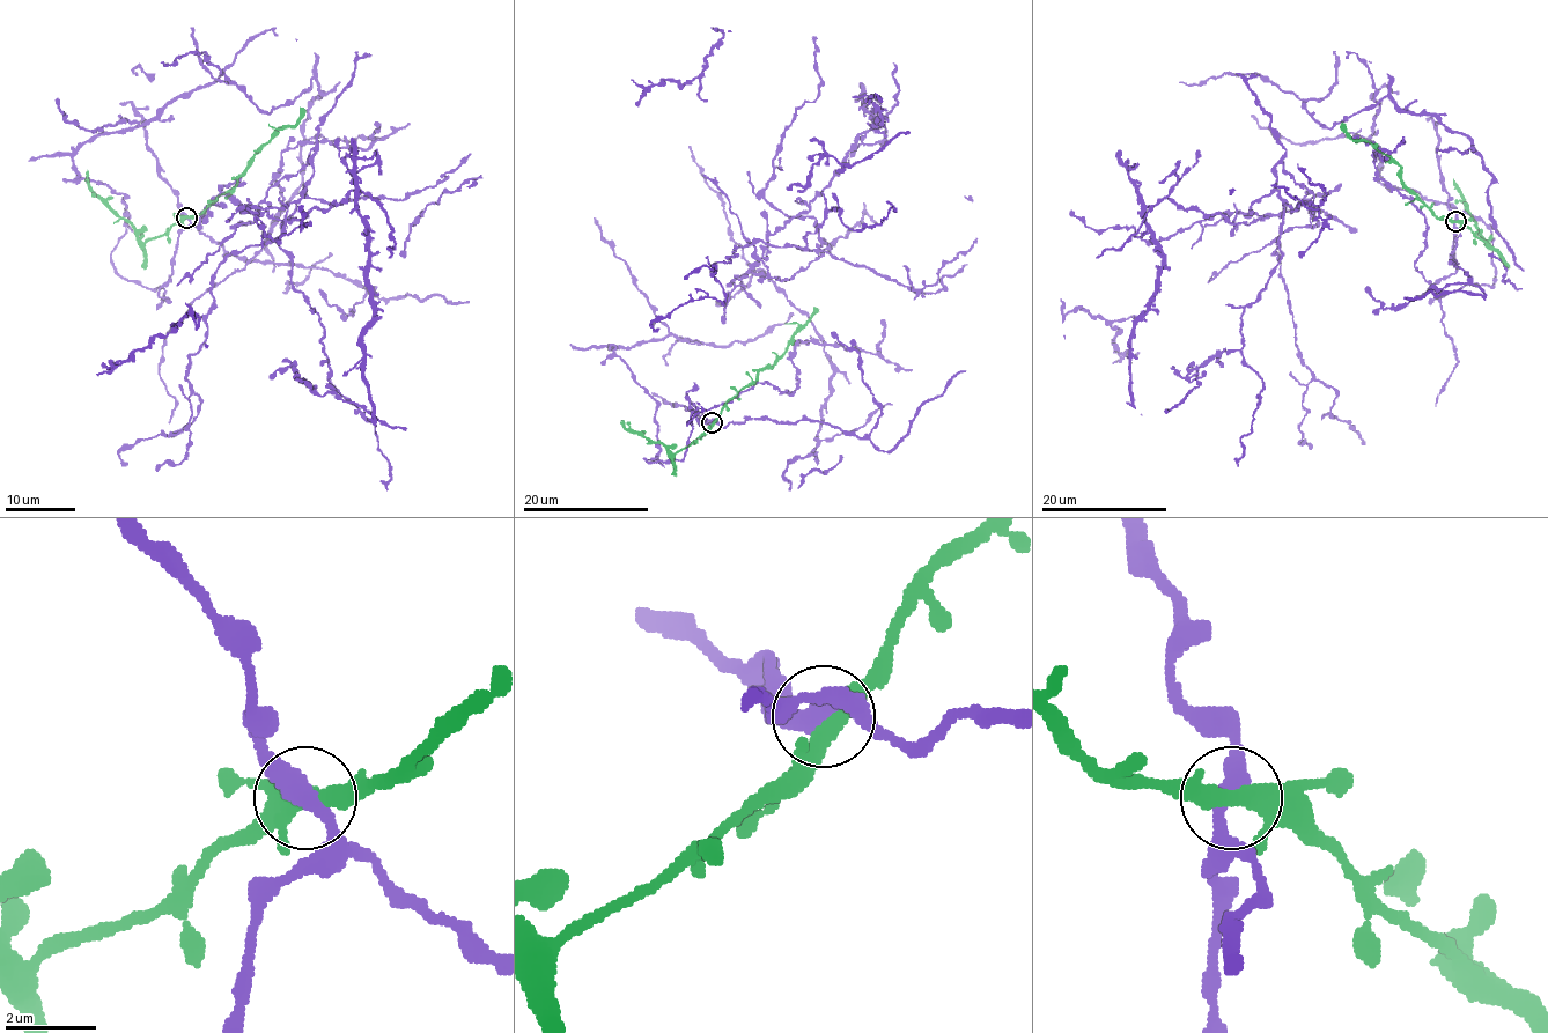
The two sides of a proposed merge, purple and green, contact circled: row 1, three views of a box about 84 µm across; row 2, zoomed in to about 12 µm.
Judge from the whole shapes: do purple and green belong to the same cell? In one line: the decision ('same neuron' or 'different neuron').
different neuron

